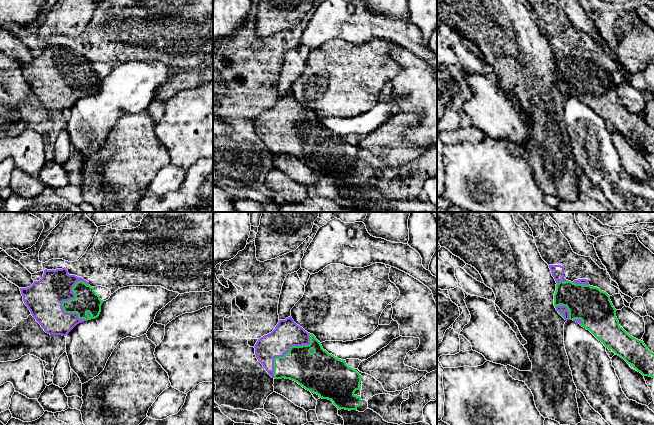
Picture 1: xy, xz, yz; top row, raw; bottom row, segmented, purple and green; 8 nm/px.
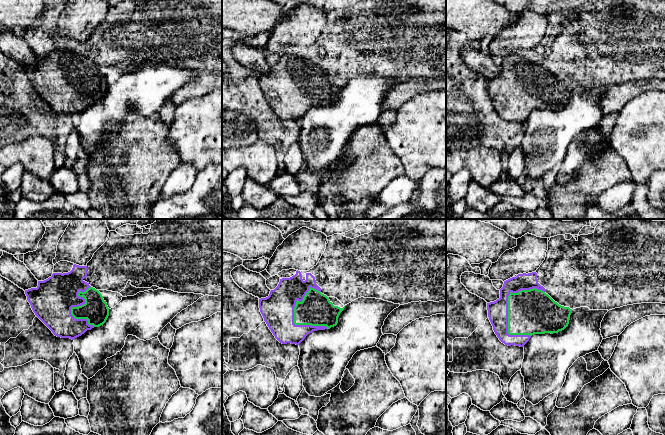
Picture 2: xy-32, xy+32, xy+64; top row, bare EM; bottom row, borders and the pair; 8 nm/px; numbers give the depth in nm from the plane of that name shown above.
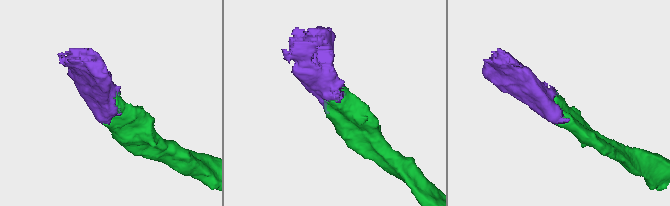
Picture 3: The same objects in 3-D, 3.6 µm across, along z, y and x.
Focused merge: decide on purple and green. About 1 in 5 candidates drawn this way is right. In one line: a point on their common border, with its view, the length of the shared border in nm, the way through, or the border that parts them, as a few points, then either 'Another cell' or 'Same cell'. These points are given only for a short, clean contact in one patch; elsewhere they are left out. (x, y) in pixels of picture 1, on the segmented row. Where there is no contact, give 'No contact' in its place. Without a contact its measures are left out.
Touches purple at xy (61, 304). Shared border 340 nm. Same cell

